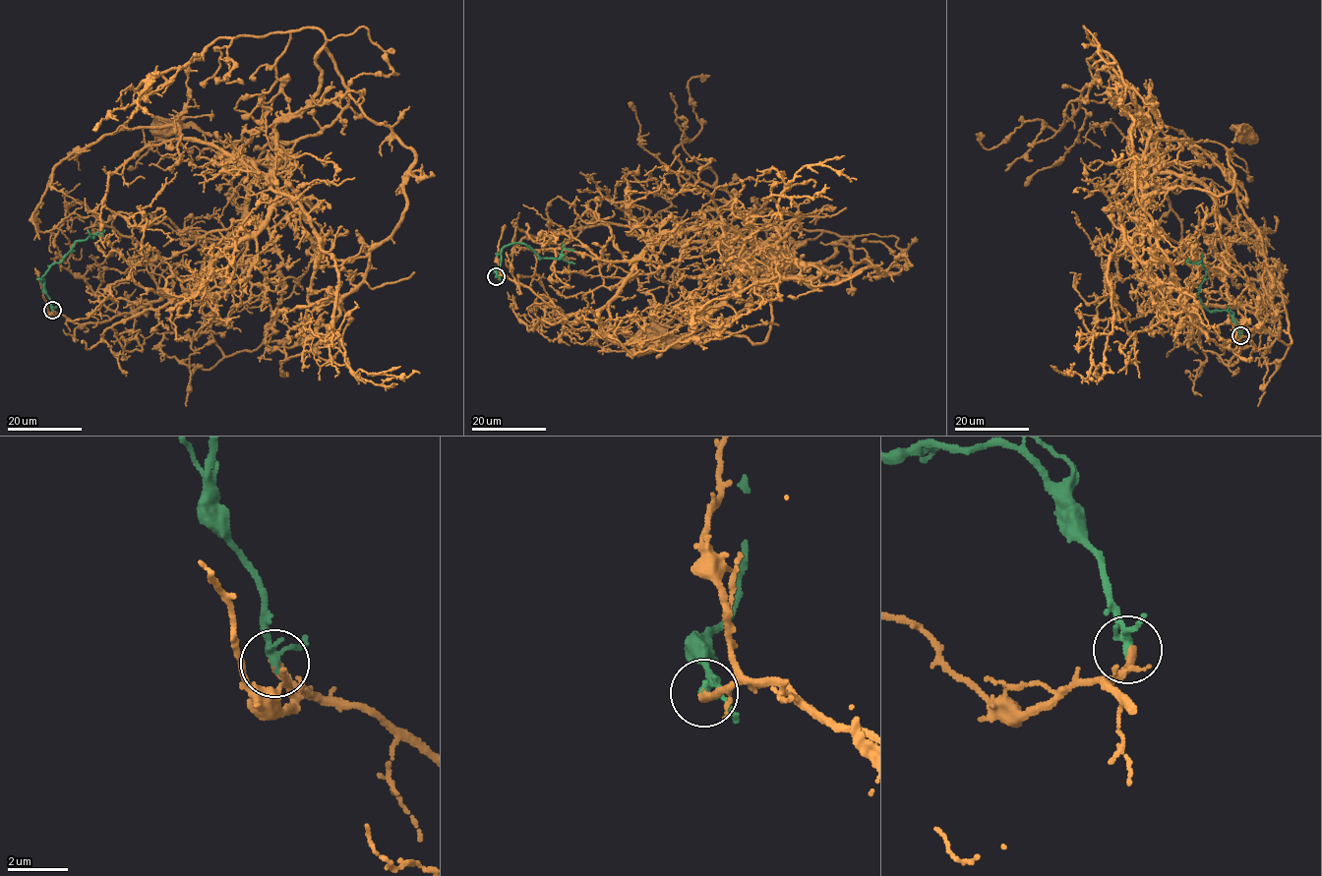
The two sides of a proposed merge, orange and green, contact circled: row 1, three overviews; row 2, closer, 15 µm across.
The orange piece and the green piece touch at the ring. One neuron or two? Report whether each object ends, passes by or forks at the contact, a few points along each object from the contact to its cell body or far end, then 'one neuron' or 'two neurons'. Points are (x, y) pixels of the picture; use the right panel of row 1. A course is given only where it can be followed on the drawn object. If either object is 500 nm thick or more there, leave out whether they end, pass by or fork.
orange ends there; green passes by; orange runs (1240, 335), (1262, 322), (1244, 303), (1177, 303), (1131, 244), (1133, 171), (1152, 144), (1230, 150), (1243, 130); green runs (1240, 335), (1237, 324), (1226, 310), (1211, 311), (1202, 303), (1197, 295), (1205, 269), (1202, 263), (1190, 262); one neuron

